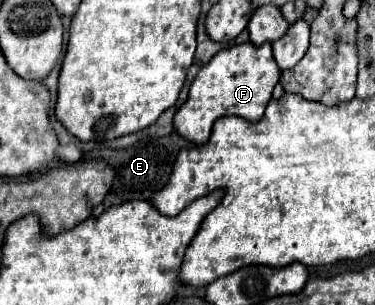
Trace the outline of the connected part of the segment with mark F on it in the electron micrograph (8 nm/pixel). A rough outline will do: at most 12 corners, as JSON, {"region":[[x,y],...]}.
{"region":[[271,43],[221,49],[175,113],[187,141],[223,115],[259,121],[281,71]]}

